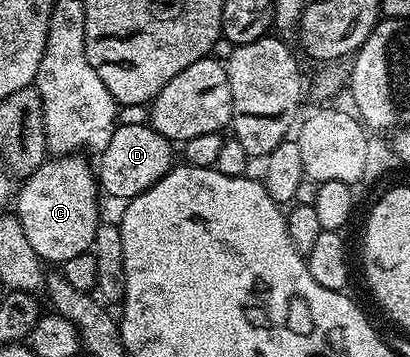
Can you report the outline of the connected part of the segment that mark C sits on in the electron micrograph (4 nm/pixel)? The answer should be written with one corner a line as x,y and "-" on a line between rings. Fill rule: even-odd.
77,153
46,158
44,165
20,184
21,192
16,192
17,219
23,225
23,233
27,233
31,249
46,264
60,265
86,254
97,236
98,178
85,159
88,158

